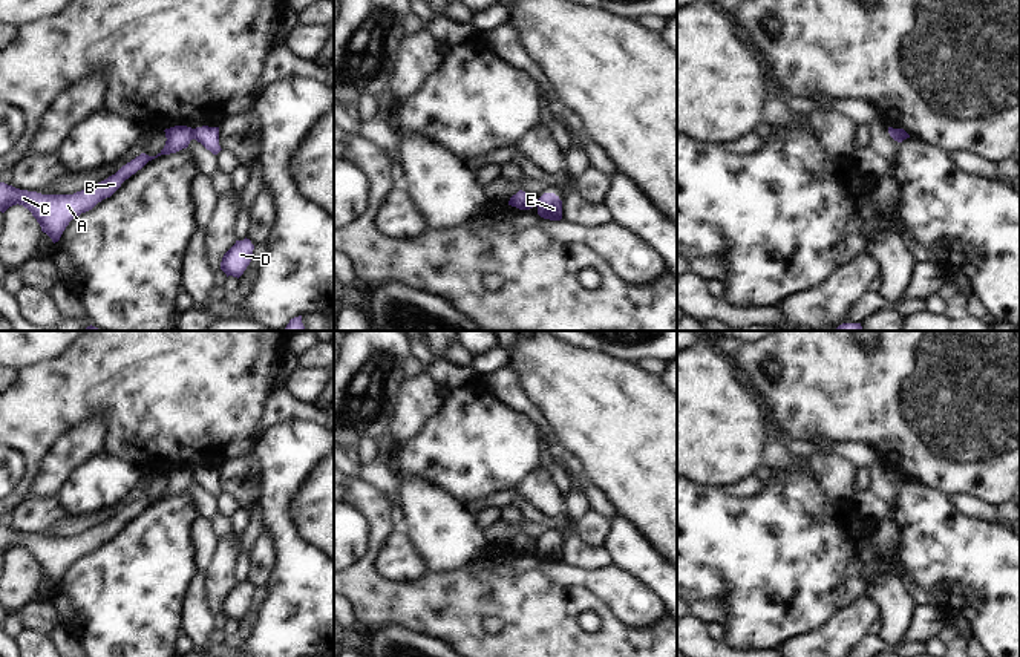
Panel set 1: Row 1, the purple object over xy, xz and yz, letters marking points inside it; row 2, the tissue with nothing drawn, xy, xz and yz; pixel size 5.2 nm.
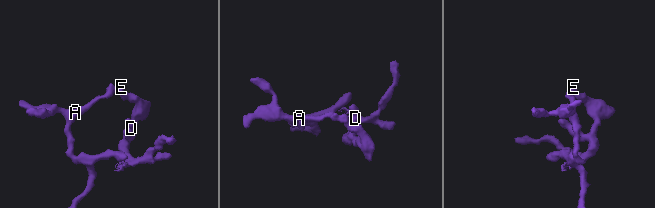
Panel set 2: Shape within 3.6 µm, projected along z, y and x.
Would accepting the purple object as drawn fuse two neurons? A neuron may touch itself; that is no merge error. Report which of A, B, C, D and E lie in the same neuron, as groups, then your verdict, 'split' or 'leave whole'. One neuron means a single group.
groups A B C / D E; split

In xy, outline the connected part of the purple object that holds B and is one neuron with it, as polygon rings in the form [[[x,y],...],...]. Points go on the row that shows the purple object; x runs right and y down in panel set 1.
[[[175,126],[164,132],[167,141],[156,156],[141,153],[123,165],[115,175],[74,194],[41,194],[0,182],[0,211],[5,213],[17,204],[23,205],[37,219],[41,231],[55,244],[75,216],[92,210],[98,202],[110,198],[126,179],[141,170],[149,161],[187,149],[193,139],[195,129]]]

